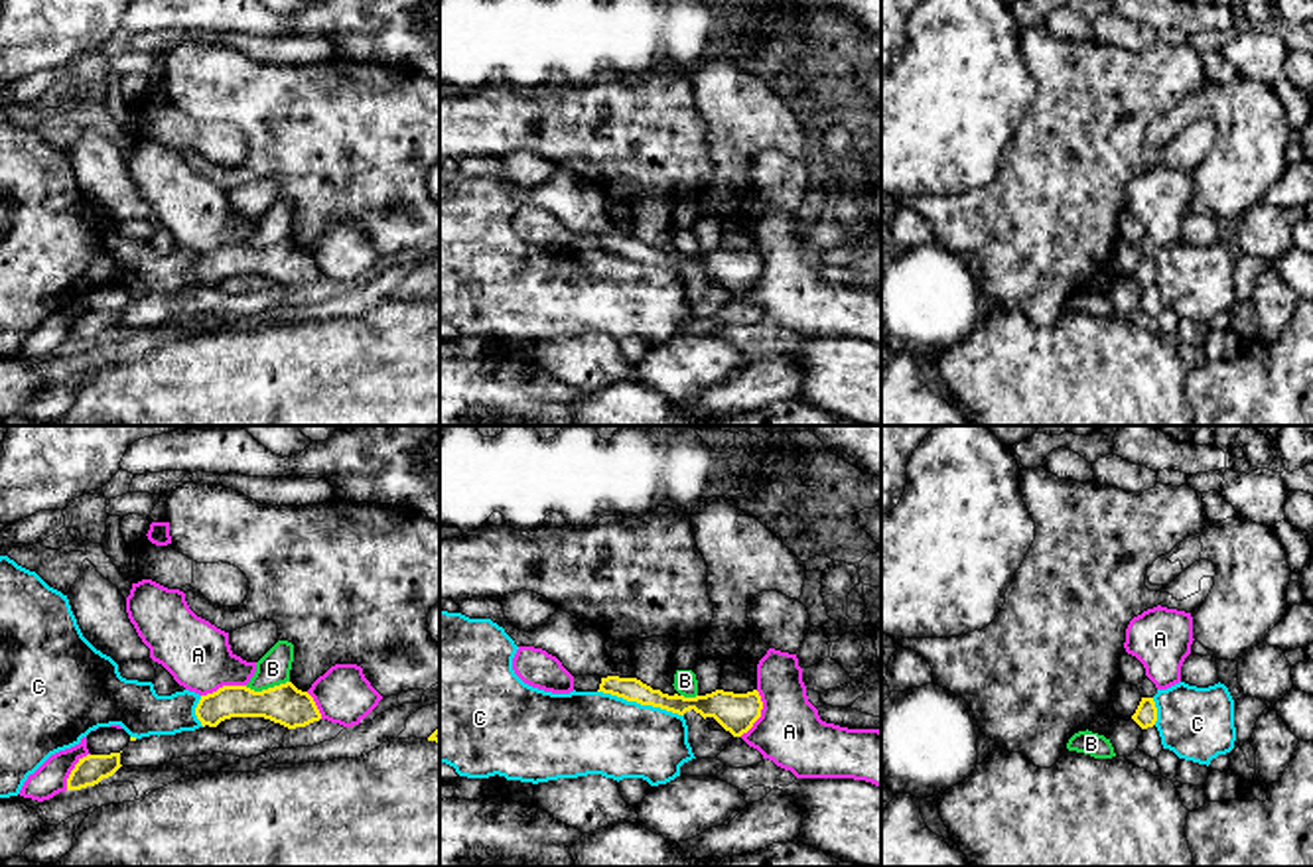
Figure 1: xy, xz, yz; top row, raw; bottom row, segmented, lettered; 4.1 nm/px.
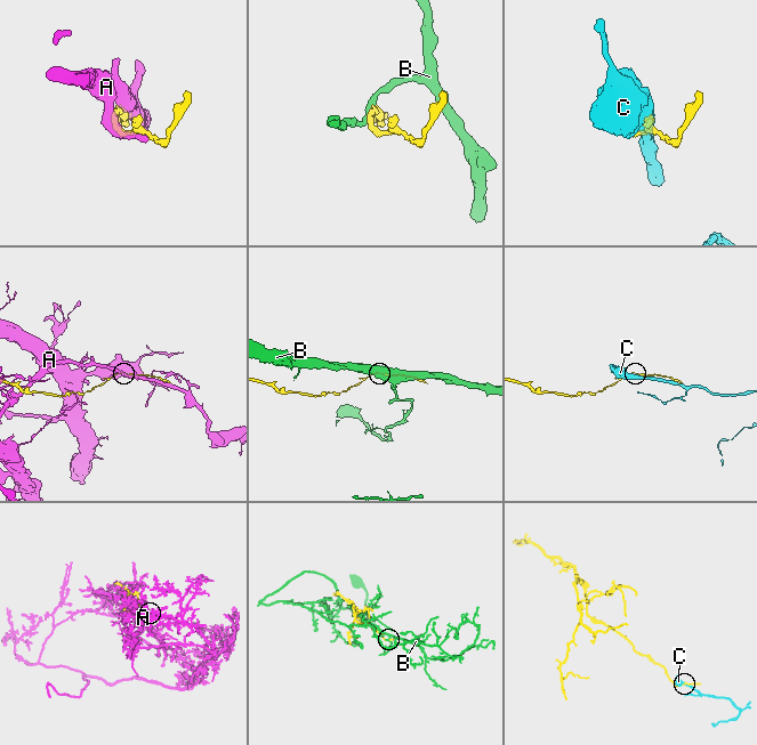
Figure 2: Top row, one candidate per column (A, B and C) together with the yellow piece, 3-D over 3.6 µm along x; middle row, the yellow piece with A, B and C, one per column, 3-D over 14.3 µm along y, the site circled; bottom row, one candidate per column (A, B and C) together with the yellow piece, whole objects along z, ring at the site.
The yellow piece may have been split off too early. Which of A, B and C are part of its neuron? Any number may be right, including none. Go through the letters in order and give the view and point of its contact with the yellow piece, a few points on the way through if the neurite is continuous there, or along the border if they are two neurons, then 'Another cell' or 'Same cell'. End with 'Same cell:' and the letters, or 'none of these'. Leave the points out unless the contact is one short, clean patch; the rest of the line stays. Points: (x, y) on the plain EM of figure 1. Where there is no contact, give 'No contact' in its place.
A: Touches yellow at xz (760, 272). Another cell
B: Touches yellow at xy (269, 247). Boundary: xy (288, 239), (261, 249), (245, 245). Another cell
C: Touches yellow at xz (641, 263). Boundary: xz (598, 249), (683, 274). Another cell
Same cell: none of these

